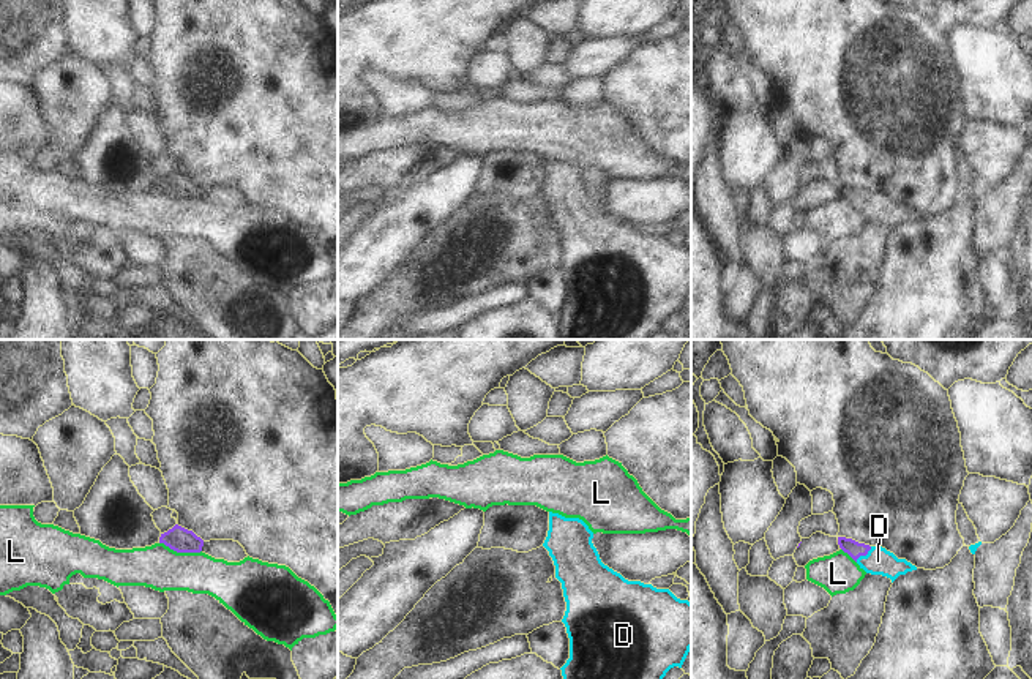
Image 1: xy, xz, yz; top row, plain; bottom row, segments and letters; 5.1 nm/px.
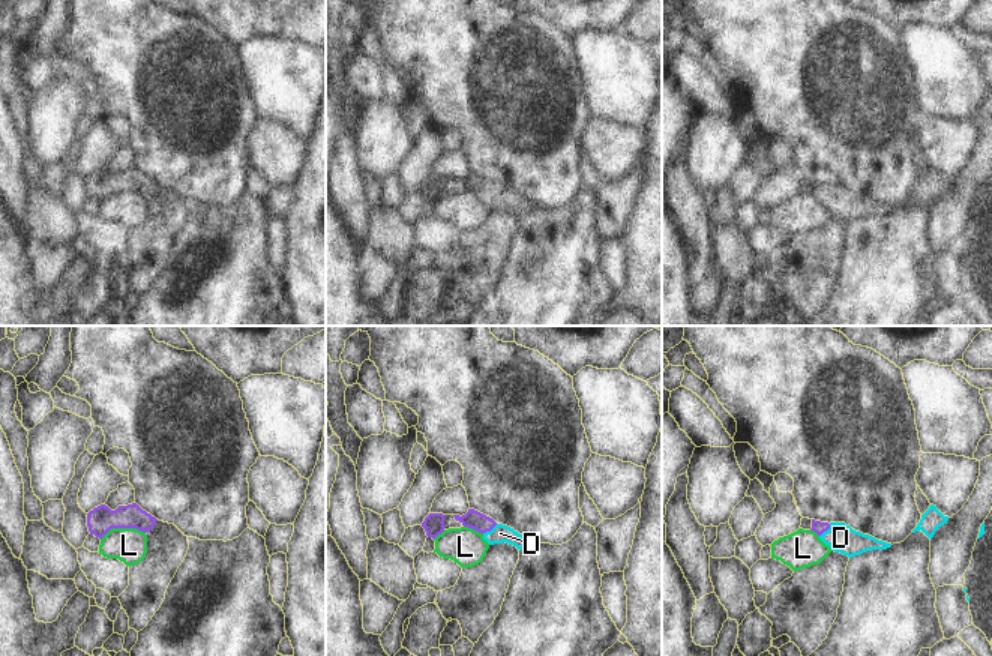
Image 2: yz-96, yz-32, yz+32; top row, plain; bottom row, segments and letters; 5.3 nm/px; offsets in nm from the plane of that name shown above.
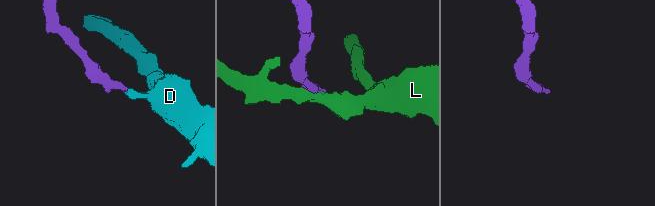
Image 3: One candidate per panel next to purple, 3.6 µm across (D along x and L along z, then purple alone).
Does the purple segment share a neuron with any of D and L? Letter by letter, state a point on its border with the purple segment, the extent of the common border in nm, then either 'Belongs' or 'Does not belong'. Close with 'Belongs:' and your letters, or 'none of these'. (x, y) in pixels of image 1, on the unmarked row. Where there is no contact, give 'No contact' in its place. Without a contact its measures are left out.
D: Touches purple at yz (863, 201). Shared border 120 nm. Belongs
L: Touches purple at xy (180, 198). Shared border 220 nm. Does not belong
Belongs: D.

